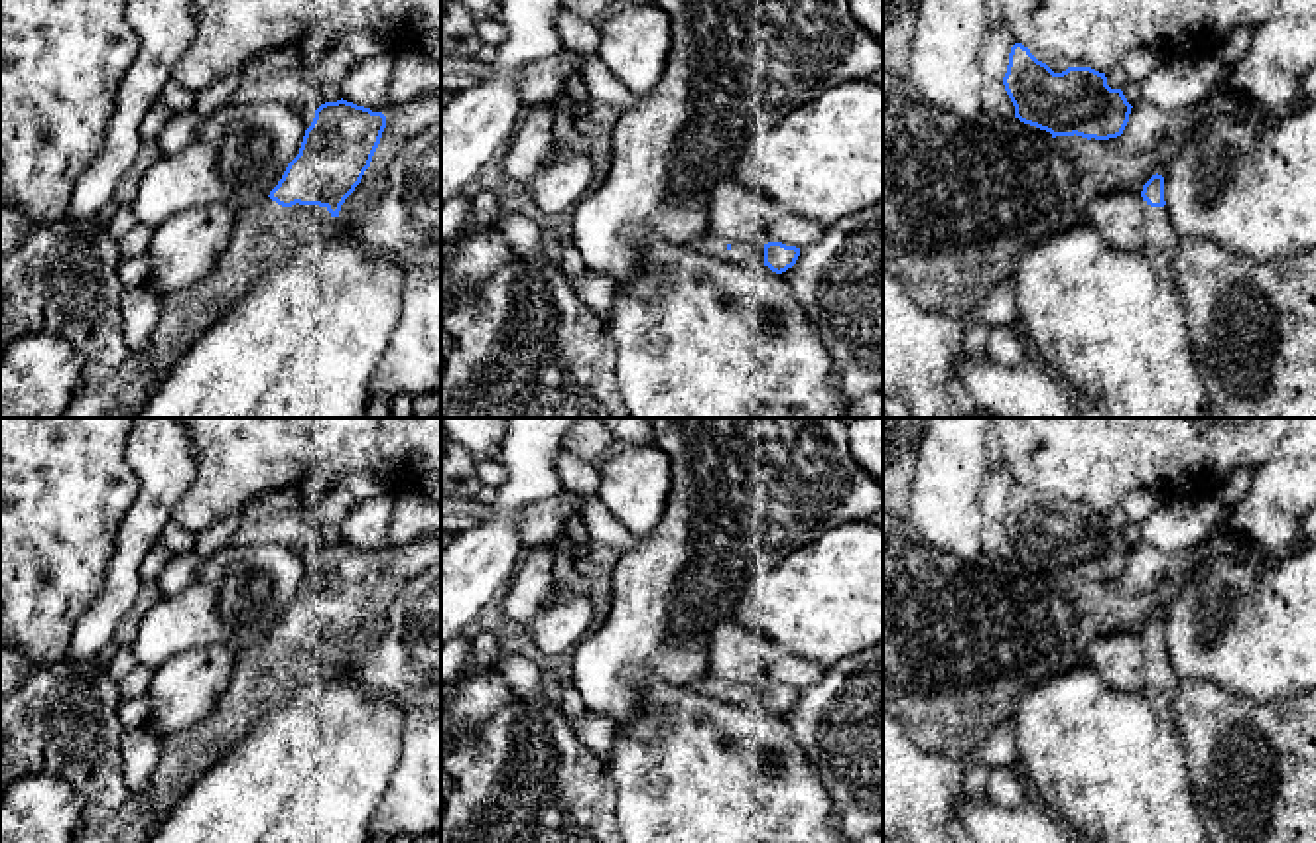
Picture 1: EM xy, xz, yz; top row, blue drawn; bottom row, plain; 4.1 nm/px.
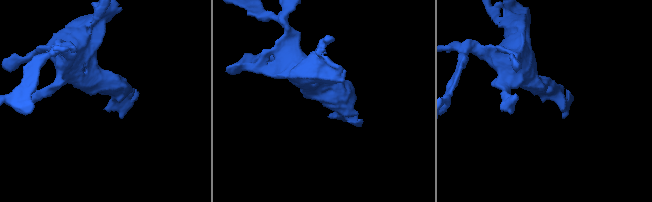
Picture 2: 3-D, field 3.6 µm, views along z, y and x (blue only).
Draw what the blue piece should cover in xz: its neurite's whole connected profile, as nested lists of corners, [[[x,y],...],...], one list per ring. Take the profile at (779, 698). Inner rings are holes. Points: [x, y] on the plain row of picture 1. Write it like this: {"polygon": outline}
{"polygon": [[[707,676],[699,680],[693,691],[727,701],[739,707],[768,707],[772,713],[782,715],[792,709],[800,697],[800,689],[782,683],[760,683],[757,680],[747,683],[727,681],[723,678]]]}

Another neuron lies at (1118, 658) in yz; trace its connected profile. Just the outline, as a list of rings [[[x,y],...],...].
[[[1115,632],[1089,646],[1089,666],[1115,691],[1143,693],[1147,683],[1143,638]]]

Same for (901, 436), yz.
[[[883,418],[883,512],[908,518],[910,485],[928,418]]]

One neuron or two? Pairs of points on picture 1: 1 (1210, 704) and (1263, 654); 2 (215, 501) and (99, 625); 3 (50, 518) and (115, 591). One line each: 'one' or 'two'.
1: two
2: two
3: two

